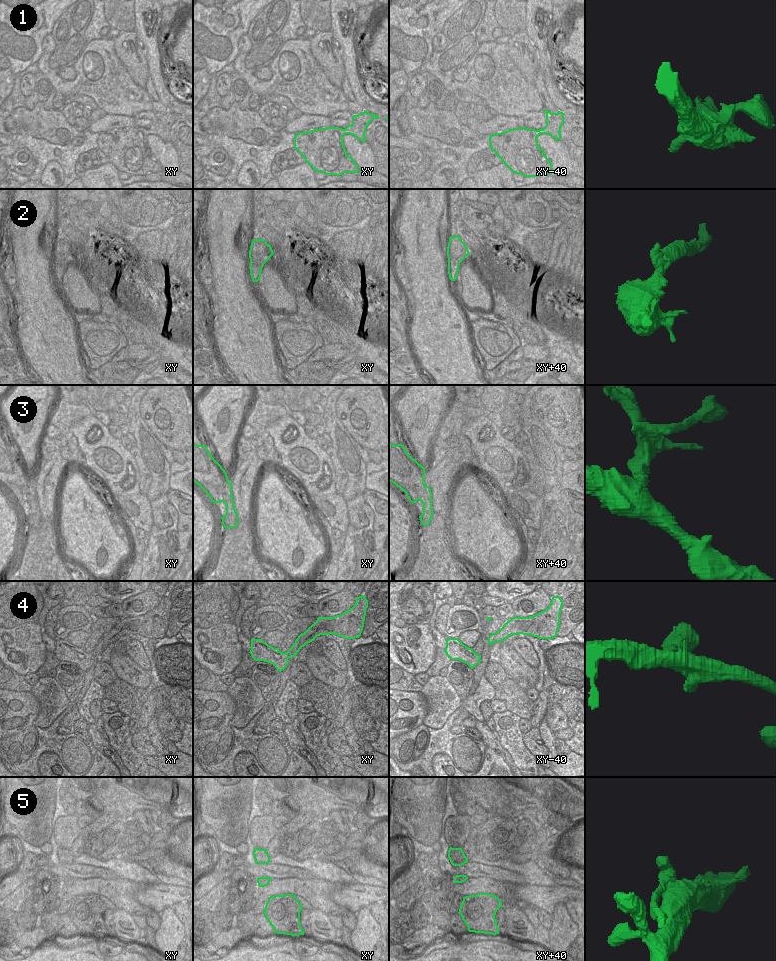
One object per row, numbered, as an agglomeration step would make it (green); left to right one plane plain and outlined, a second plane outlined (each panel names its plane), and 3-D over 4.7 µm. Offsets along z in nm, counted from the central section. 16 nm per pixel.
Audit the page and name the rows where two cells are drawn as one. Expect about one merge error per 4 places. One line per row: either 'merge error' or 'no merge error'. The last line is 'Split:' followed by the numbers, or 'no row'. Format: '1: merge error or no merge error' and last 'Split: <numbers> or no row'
1: no merge error
2: no merge error
3: merge error
4: no merge error
5: merge error
Split: 3, 5

